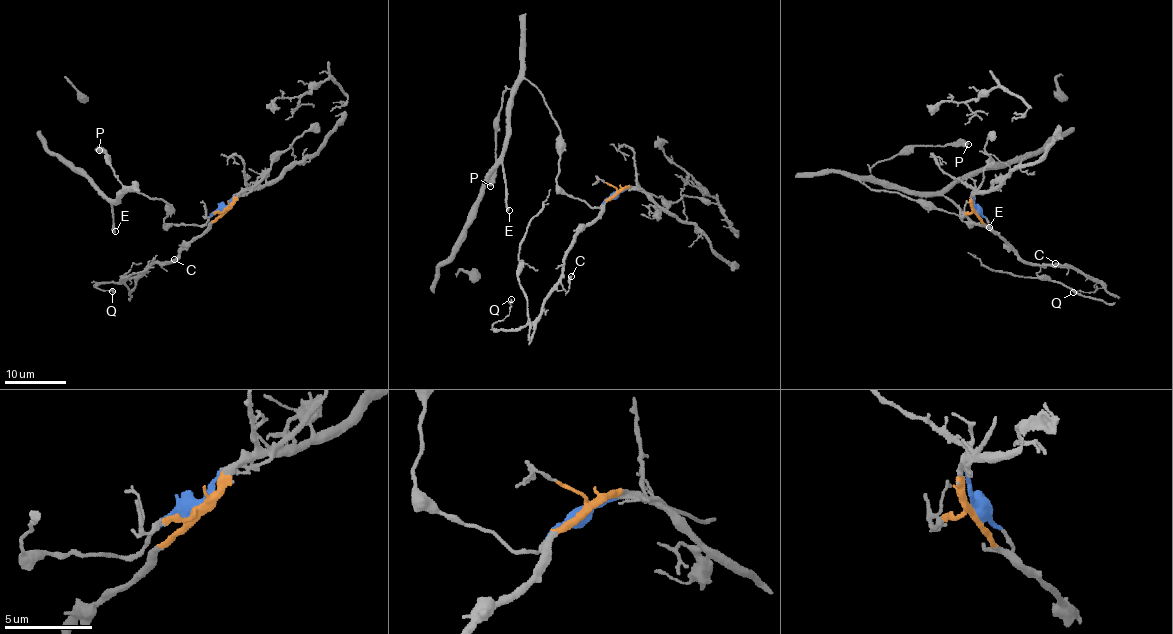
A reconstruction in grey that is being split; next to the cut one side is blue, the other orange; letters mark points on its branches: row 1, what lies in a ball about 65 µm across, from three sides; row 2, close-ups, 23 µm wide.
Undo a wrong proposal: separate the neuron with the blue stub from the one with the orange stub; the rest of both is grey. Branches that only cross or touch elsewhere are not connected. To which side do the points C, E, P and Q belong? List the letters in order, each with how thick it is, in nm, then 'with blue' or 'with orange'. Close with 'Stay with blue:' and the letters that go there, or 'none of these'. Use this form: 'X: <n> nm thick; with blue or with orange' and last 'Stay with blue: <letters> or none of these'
C: 320 nm thick; with orange
E: 200 nm thick; with blue
P: 550 nm thick; with blue
Q: 200 nm thick; with orange
Stay with blue: E, P

